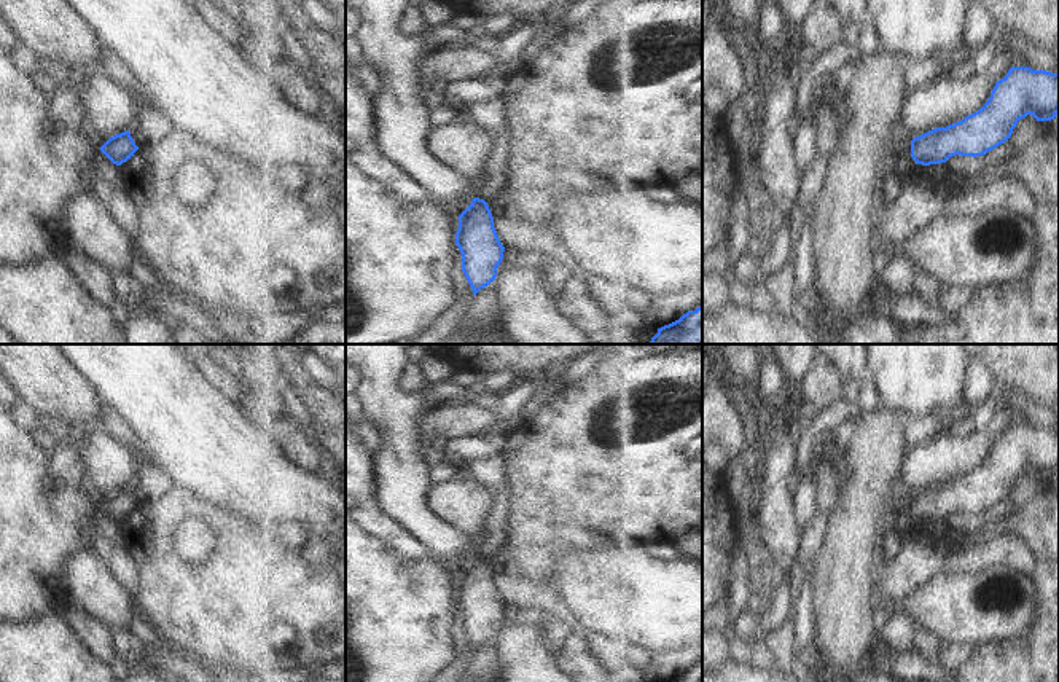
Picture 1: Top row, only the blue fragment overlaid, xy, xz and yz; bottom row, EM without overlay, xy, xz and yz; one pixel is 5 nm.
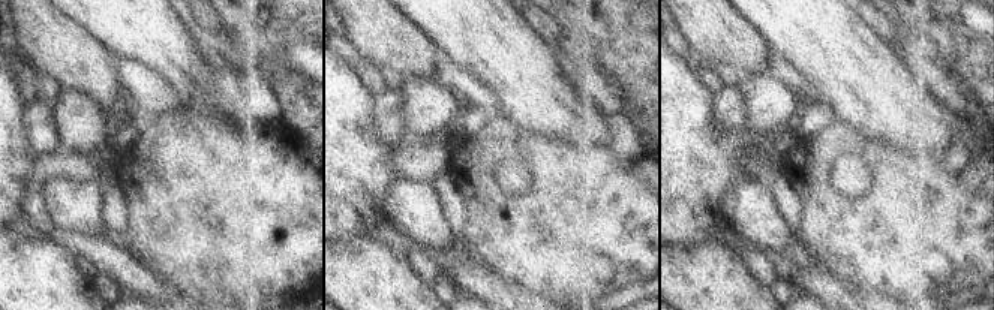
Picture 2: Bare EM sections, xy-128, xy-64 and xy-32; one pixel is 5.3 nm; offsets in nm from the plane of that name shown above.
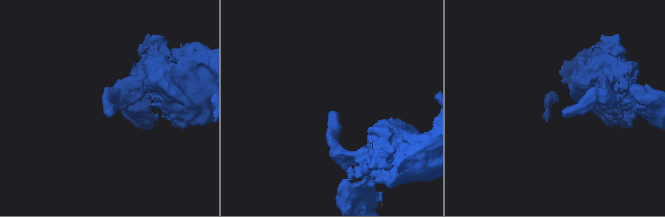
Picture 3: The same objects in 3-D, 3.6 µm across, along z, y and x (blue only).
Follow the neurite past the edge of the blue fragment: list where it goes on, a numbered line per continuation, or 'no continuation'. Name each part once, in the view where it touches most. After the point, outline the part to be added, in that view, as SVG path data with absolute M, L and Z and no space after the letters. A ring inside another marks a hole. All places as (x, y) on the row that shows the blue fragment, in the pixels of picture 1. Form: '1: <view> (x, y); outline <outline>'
no continuation

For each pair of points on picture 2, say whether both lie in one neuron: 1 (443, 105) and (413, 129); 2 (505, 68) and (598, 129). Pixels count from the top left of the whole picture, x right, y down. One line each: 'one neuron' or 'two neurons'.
1: one neuron
2: one neuron

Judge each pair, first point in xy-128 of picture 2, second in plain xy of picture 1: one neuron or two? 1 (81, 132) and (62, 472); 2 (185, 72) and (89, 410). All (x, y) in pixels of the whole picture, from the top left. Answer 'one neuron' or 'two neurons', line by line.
1: two neurons
2: two neurons

